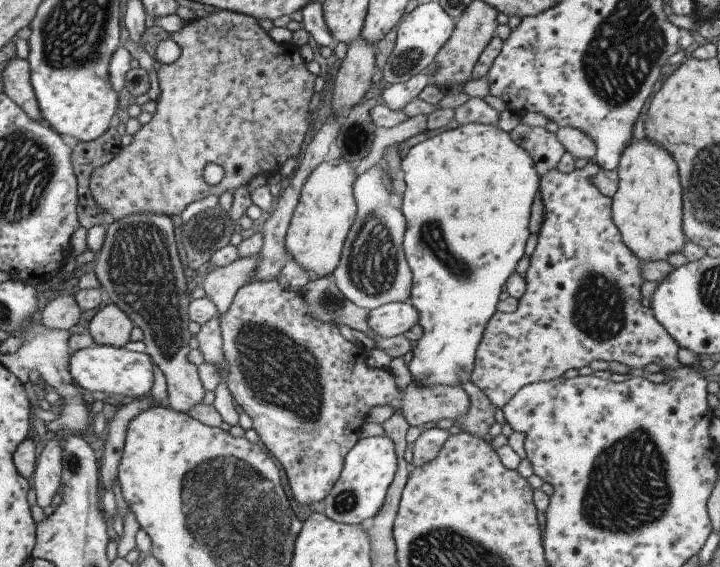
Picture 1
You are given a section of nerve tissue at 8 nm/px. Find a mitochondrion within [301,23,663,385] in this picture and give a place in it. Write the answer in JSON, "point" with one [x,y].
{"point":[598,309]}

